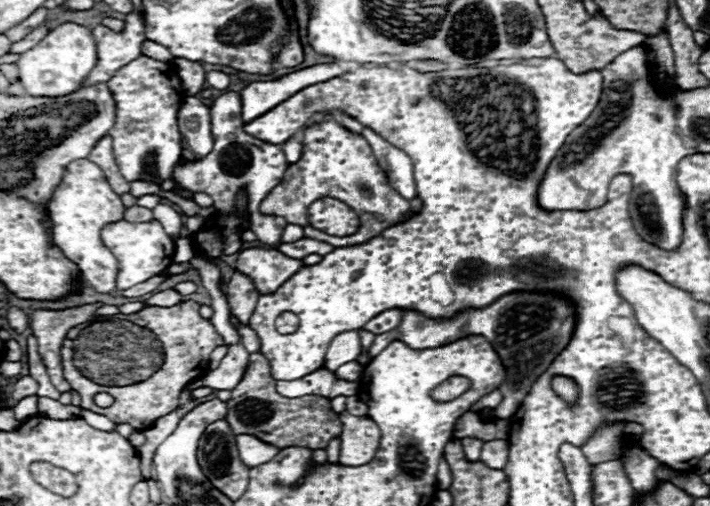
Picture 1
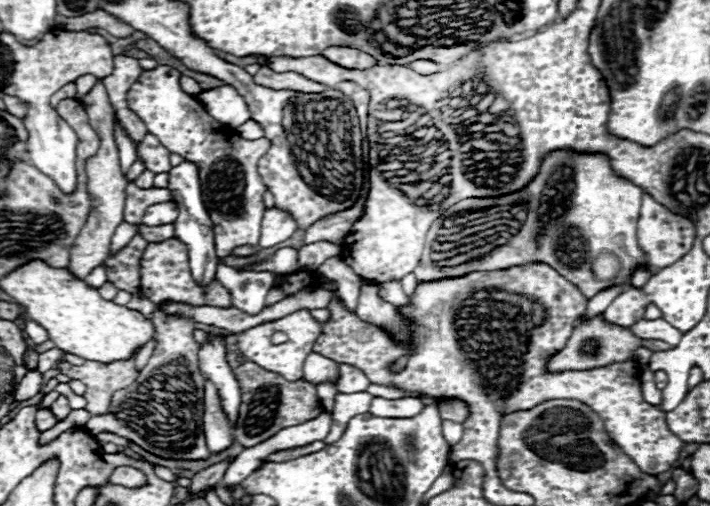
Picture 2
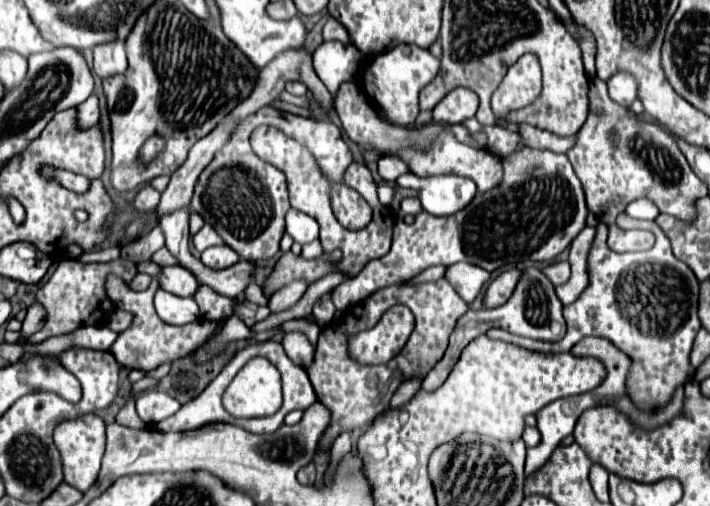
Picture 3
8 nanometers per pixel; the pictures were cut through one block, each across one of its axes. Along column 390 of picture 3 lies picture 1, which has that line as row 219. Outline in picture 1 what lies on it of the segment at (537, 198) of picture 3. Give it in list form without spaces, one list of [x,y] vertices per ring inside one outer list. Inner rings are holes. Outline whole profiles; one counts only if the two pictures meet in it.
[[[226,92],[218,96],[210,106],[210,120],[212,120],[212,136],[214,136],[214,150],[210,156],[188,162],[182,160],[174,170],[174,180],[190,190],[190,192],[206,192],[214,200],[214,208],[220,214],[232,214],[236,196],[240,190],[248,194],[248,214],[250,214],[250,230],[256,238],[264,244],[280,244],[280,234],[288,224],[280,216],[262,216],[258,212],[260,202],[268,192],[282,182],[282,176],[288,168],[286,156],[280,146],[266,144],[254,136],[248,136],[242,130],[242,104],[238,92]]]

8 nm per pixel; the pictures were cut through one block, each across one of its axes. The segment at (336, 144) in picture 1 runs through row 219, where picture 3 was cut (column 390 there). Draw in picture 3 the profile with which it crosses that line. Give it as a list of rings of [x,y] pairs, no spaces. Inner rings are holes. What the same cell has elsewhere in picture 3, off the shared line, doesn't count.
[[[446,278],[422,284],[398,282],[374,292],[362,302],[362,306],[356,304],[348,308],[336,322],[328,324],[318,336],[318,348],[316,348],[318,354],[314,358],[314,366],[310,366],[308,370],[308,378],[316,390],[318,400],[330,406],[330,410],[334,412],[334,422],[330,424],[330,430],[326,430],[326,434],[322,436],[320,448],[328,448],[328,444],[332,444],[332,440],[342,430],[350,432],[354,430],[354,426],[364,426],[374,416],[382,414],[382,410],[388,410],[390,398],[394,396],[394,392],[400,388],[402,382],[412,378],[424,380],[426,374],[442,360],[448,348],[448,338],[456,328],[456,322],[468,310],[470,310],[468,304],[458,296],[458,292]],[[394,304],[408,306],[416,318],[414,332],[406,342],[406,346],[400,350],[398,356],[394,356],[386,364],[362,366],[356,360],[352,360],[348,354],[350,336],[358,334],[360,330],[372,328],[380,320],[380,316]]]

